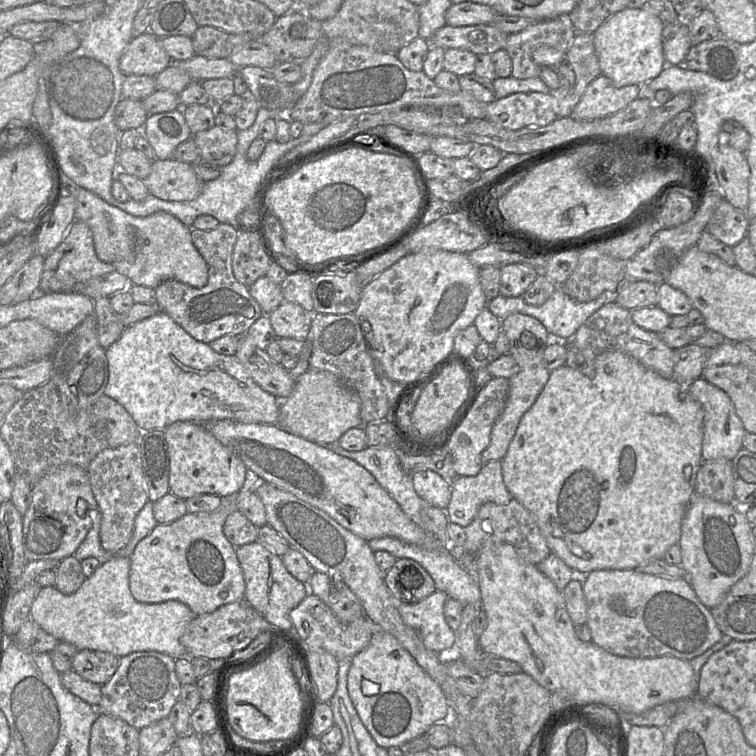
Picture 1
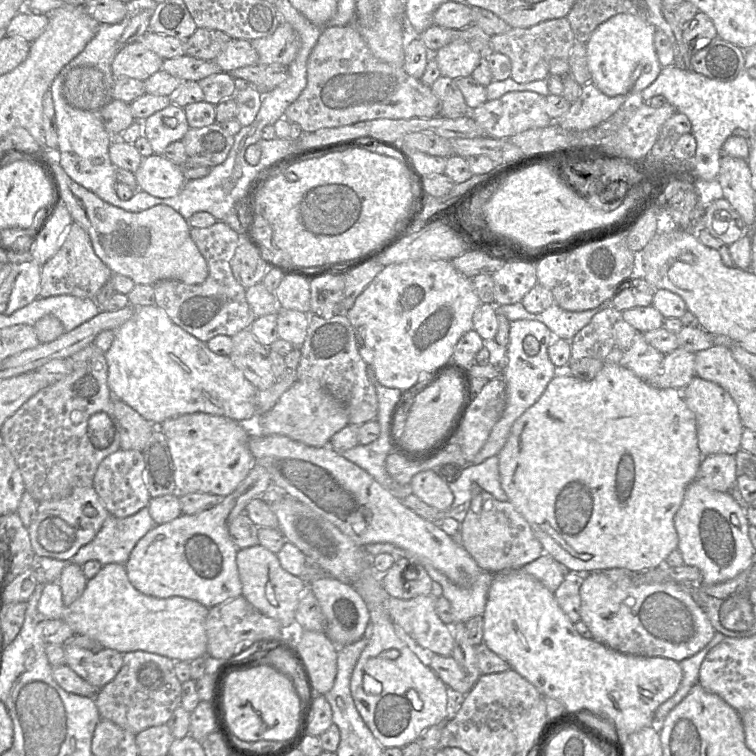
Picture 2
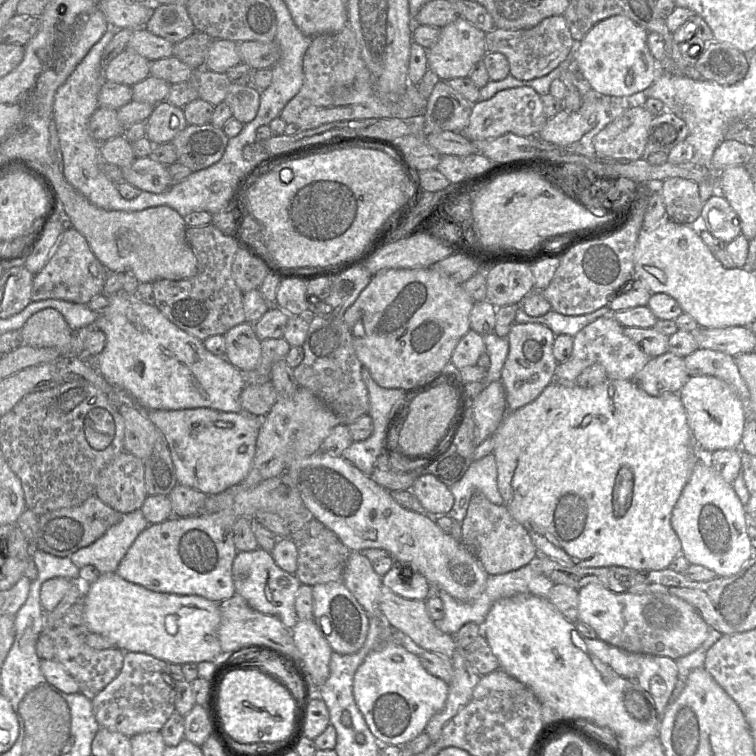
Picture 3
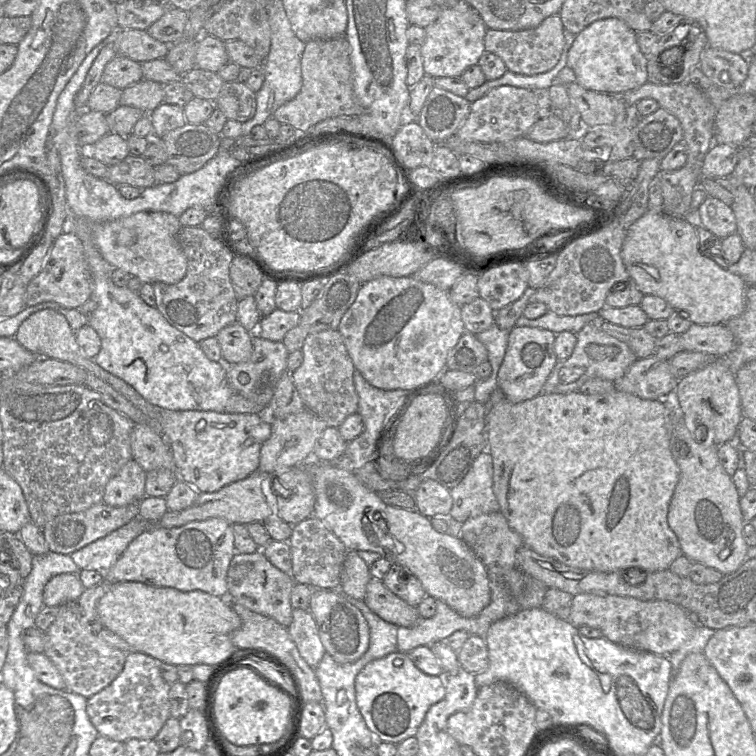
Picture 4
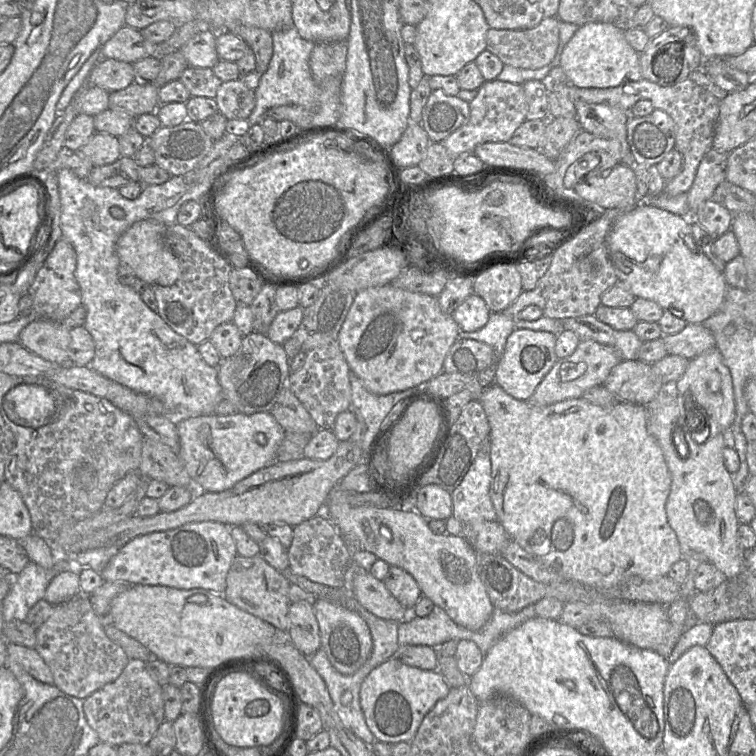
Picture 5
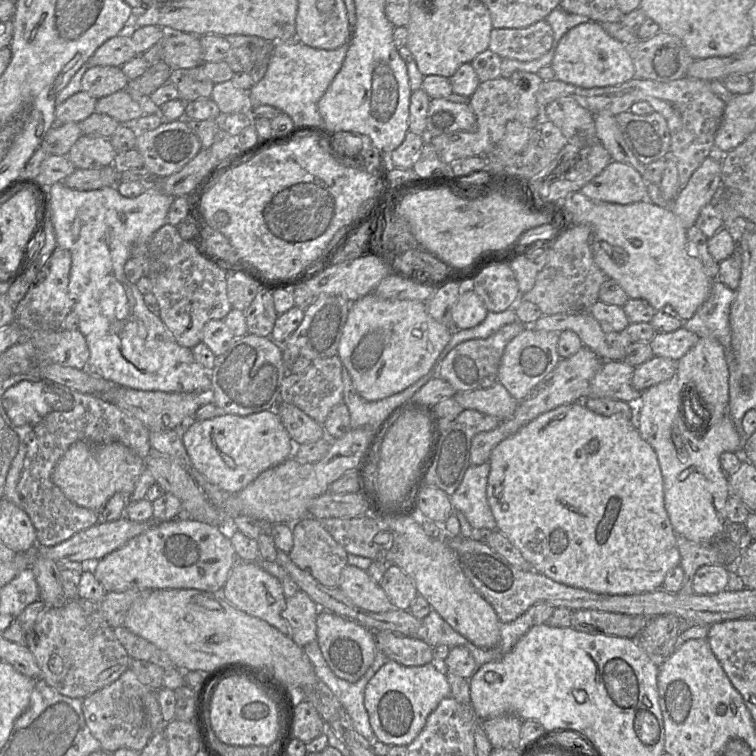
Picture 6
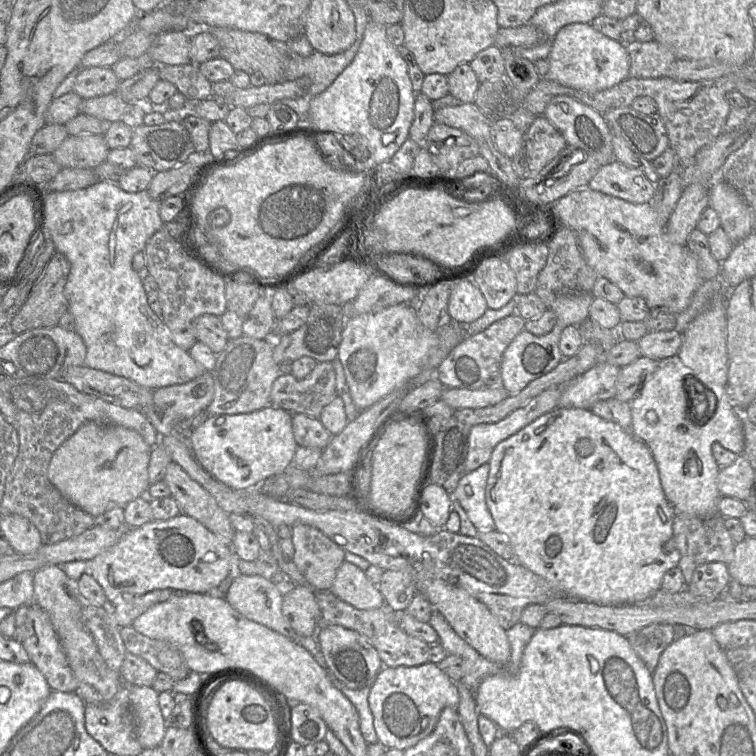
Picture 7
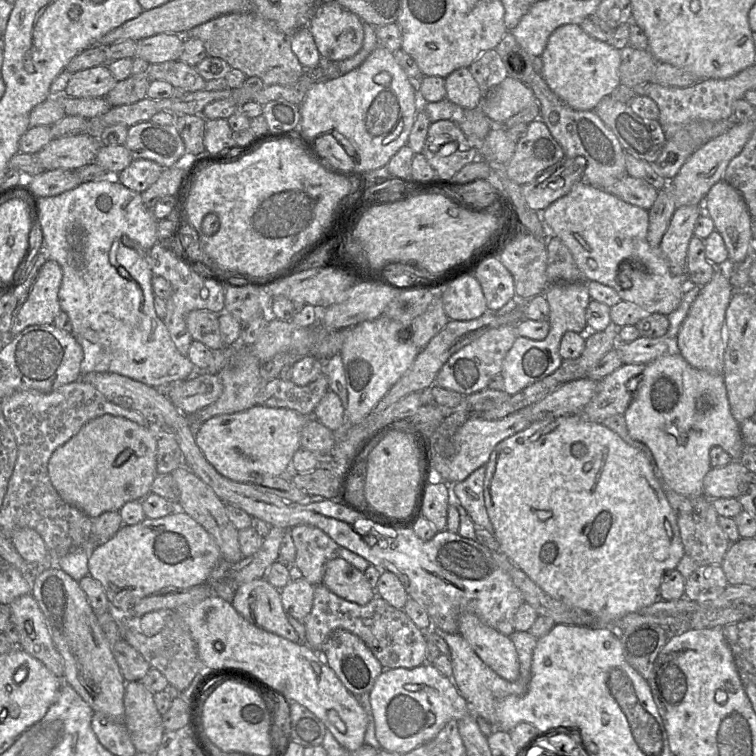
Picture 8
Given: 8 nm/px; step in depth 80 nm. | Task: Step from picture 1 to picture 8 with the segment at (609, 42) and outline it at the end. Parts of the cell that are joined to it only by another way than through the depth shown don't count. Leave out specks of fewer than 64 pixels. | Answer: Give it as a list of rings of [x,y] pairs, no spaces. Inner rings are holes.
[[[580,25],[559,26],[549,37],[540,56],[543,67],[540,75],[566,105],[577,111],[591,111],[620,85],[620,50],[607,42],[585,33]]]

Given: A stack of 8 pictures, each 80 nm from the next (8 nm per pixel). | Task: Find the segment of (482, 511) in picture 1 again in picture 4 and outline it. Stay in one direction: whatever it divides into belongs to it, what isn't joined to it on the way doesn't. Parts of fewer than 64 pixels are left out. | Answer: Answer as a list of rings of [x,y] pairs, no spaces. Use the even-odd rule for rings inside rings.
[[[500,512],[470,517],[462,523],[460,538],[488,566],[517,567],[516,554],[524,545]]]

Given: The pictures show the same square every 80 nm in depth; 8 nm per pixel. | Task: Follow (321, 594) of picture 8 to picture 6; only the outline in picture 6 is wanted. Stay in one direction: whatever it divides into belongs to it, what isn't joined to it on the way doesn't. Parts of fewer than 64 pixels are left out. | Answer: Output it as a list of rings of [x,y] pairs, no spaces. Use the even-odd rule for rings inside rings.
[[[372,631],[377,647],[388,660],[404,666],[421,666],[434,661],[432,647],[424,641],[393,631]]]

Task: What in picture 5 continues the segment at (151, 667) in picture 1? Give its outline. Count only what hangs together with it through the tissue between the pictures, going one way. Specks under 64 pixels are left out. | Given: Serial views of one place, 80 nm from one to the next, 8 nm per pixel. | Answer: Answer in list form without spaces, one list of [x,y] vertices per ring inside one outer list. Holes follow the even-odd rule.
[[[129,659],[120,676],[83,700],[83,710],[89,726],[96,731],[100,742],[118,747],[124,743],[148,744],[160,724],[165,721],[162,686],[150,675],[146,662]]]

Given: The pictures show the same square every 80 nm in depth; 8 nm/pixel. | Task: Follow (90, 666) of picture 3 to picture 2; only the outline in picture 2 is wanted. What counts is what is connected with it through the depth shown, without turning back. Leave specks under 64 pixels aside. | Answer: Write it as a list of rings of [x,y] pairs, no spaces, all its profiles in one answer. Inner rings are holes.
[[[73,645],[64,646],[65,664],[83,680],[101,689],[119,672],[123,654],[103,648],[97,653]]]

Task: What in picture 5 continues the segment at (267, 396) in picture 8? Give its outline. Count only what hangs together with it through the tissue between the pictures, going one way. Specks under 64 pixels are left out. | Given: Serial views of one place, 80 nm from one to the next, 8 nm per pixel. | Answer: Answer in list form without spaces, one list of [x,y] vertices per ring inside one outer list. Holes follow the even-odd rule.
[[[338,340],[318,345],[305,353],[304,365],[296,372],[290,373],[285,387],[288,387],[302,403],[318,429],[332,429],[337,415],[350,407],[349,365],[340,349]]]

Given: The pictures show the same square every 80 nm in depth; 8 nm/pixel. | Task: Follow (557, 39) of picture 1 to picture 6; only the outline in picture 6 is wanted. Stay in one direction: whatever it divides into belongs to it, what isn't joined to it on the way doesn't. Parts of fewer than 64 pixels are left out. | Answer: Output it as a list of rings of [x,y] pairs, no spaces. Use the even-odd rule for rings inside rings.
[[[544,19],[526,28],[493,28],[488,49],[501,58],[528,62],[546,54],[553,39],[553,30]]]

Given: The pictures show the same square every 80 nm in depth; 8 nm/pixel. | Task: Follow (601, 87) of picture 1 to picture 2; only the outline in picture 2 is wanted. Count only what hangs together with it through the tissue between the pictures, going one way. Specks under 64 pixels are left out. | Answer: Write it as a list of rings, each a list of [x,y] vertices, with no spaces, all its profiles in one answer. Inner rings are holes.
[[[590,81],[582,86],[579,98],[569,110],[555,122],[568,131],[587,130],[609,119],[626,100],[627,95],[605,95]]]

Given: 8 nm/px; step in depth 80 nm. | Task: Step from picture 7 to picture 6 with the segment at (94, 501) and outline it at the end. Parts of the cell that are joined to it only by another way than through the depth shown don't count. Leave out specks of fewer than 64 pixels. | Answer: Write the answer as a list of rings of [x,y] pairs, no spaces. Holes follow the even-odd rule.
[[[77,441],[57,462],[51,480],[74,504],[100,511],[115,493],[123,493],[129,500],[144,469],[144,461],[132,449],[120,442],[91,445],[85,441]]]

